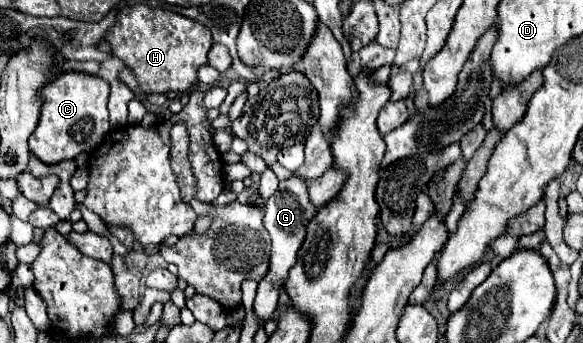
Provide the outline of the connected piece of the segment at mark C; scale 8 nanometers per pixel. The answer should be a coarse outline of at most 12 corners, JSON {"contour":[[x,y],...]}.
{"contour":[[62,72],[38,94],[28,140],[44,164],[94,150],[110,132],[110,86]]}

